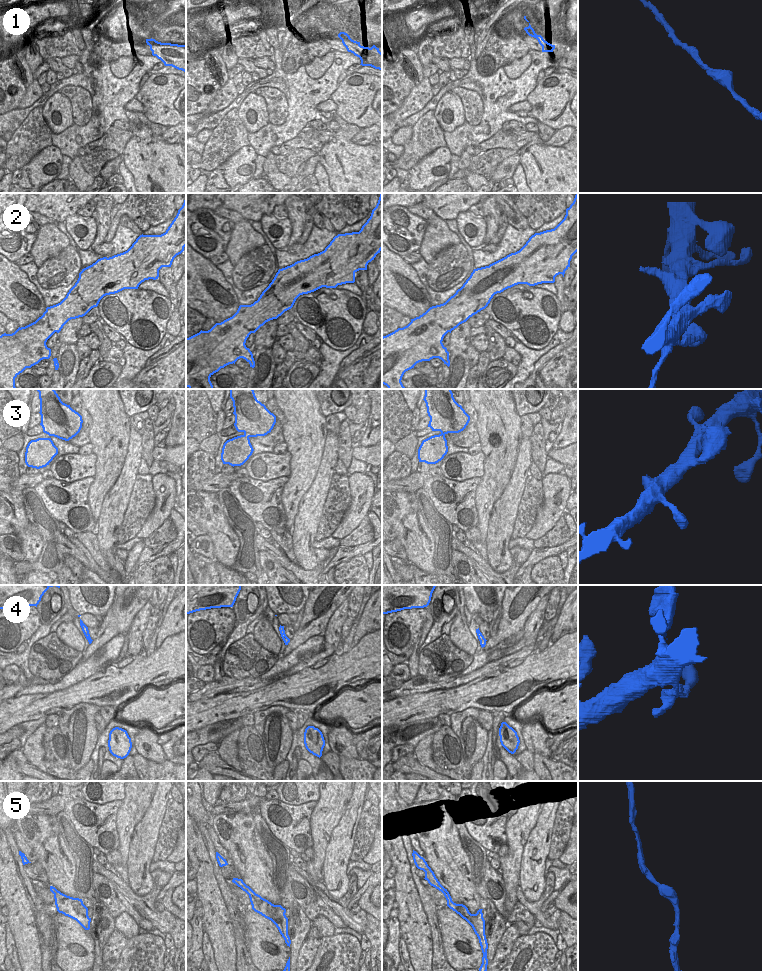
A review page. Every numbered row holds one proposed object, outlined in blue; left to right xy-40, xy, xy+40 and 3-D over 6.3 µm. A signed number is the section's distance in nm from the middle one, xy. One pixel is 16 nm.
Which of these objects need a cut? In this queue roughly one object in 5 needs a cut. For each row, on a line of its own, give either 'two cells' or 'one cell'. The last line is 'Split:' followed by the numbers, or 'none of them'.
1: one cell
2: one cell
3: one cell
4: one cell
5: one cell
Split: none of them

